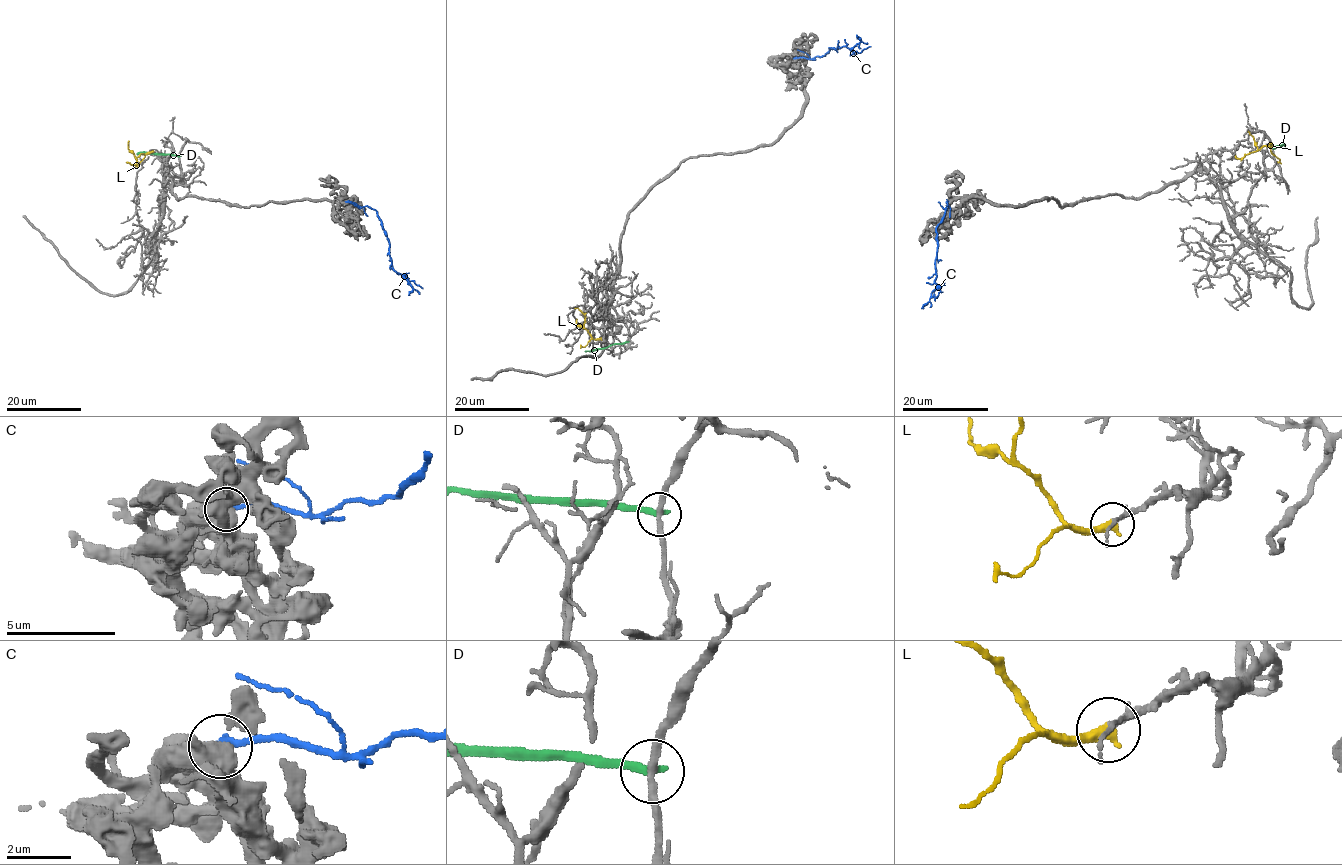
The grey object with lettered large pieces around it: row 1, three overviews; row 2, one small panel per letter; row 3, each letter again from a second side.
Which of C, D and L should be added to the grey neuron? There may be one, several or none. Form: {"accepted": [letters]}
{"accepted": ["L"]}

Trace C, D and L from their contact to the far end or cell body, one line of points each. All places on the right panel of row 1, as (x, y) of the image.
C: (947, 200), (948, 207), (937, 227), (934, 282), (942, 292), (934, 300)
D: (1273, 149), (1281, 144), (1285, 147)
L: (1270, 143), (1241, 158), (1234, 155)

